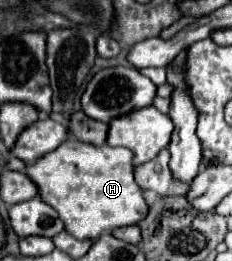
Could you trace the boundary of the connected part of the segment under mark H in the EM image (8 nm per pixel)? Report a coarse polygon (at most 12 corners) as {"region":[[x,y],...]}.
{"region":[[70,136],[26,166],[78,240],[148,214],[134,152]]}

